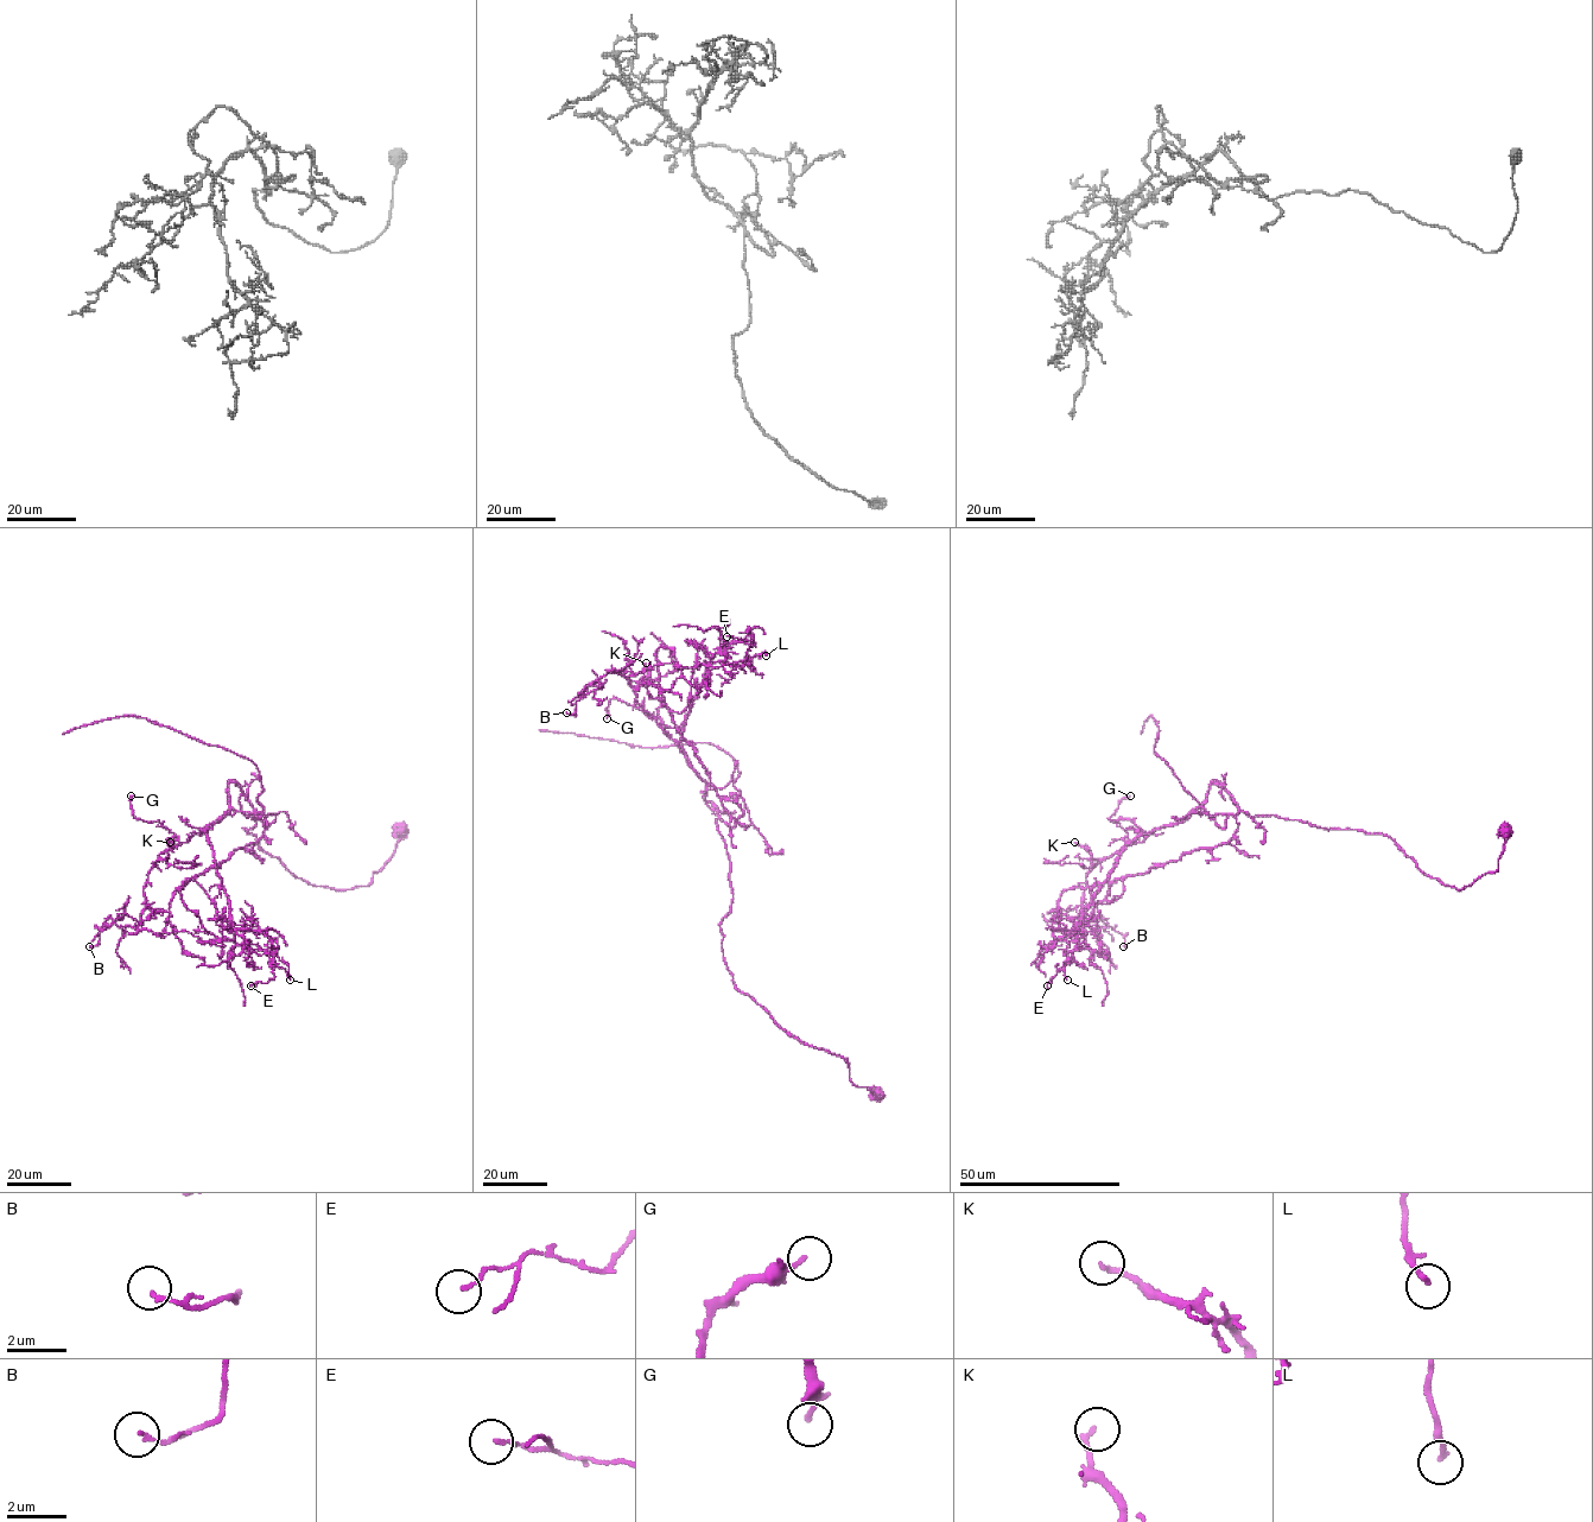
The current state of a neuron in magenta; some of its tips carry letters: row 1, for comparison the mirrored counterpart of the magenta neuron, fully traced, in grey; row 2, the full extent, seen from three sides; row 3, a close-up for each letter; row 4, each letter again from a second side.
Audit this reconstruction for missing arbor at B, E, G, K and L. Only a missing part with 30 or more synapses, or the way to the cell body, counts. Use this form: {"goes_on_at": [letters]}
{"goes_on_at": []}

